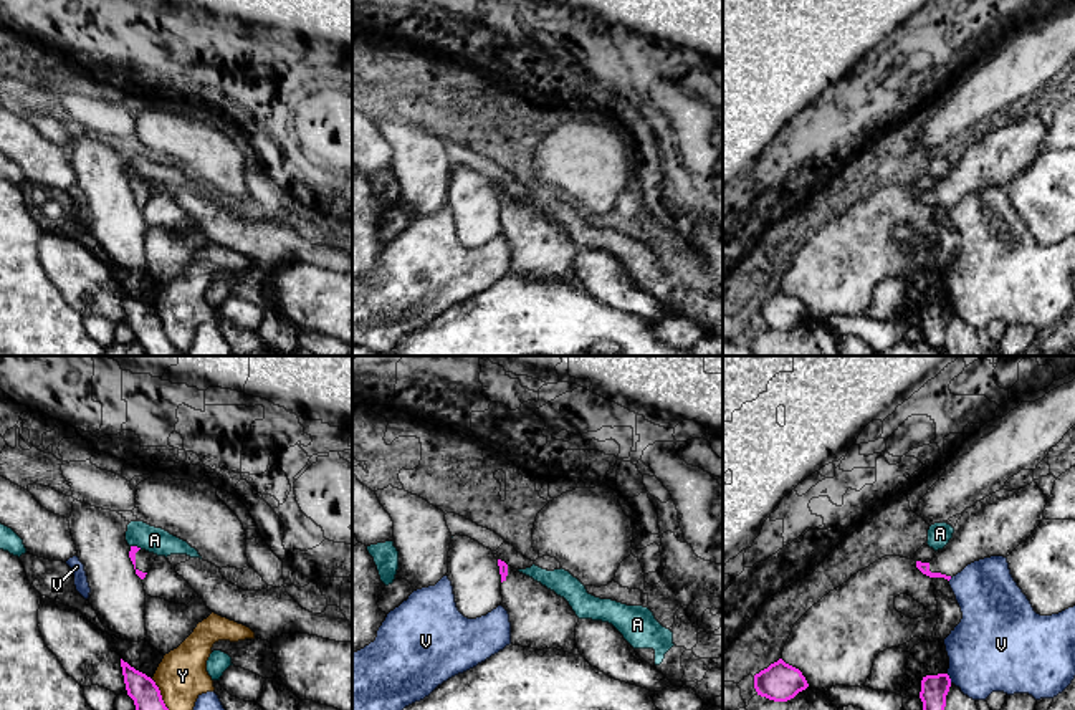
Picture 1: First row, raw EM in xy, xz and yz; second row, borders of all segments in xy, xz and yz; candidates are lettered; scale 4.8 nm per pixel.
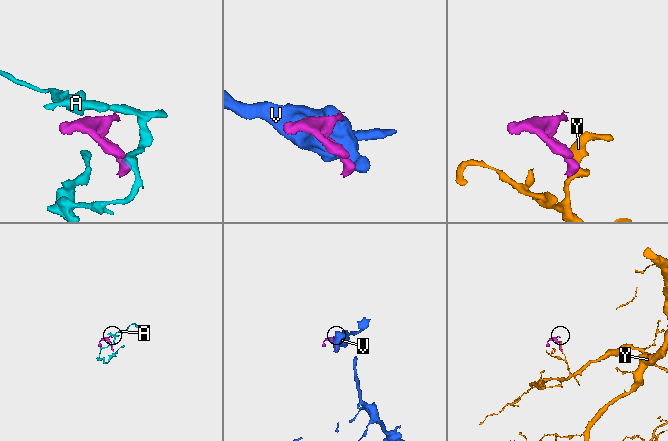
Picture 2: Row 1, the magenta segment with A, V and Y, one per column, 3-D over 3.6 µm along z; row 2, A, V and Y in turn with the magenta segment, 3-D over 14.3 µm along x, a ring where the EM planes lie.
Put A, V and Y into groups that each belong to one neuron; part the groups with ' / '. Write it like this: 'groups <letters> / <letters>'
groups A / V / Y

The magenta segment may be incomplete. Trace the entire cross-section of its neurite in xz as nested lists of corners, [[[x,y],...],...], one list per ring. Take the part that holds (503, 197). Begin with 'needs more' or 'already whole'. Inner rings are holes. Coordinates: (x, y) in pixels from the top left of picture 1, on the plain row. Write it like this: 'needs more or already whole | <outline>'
needs more | [[[498,189],[501,235],[509,243],[511,273],[536,280],[557,278],[580,285],[576,273],[579,247],[569,232],[533,207]]]

